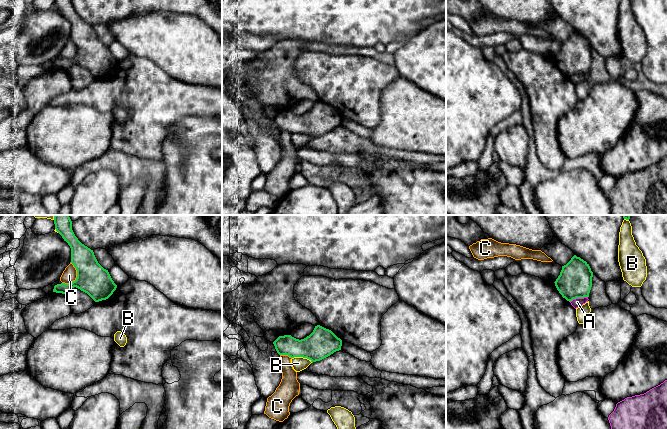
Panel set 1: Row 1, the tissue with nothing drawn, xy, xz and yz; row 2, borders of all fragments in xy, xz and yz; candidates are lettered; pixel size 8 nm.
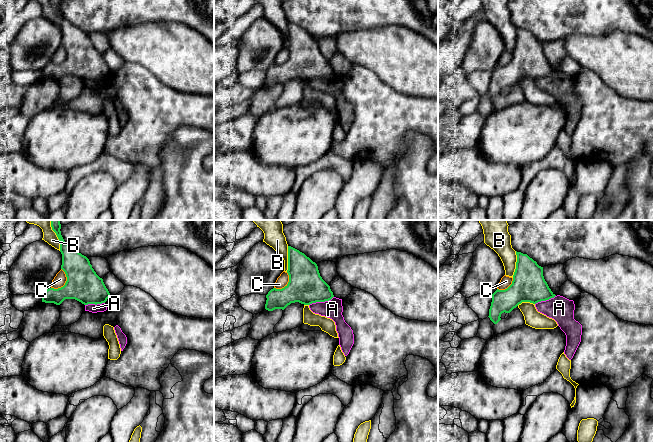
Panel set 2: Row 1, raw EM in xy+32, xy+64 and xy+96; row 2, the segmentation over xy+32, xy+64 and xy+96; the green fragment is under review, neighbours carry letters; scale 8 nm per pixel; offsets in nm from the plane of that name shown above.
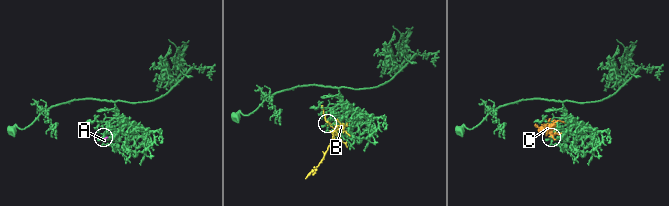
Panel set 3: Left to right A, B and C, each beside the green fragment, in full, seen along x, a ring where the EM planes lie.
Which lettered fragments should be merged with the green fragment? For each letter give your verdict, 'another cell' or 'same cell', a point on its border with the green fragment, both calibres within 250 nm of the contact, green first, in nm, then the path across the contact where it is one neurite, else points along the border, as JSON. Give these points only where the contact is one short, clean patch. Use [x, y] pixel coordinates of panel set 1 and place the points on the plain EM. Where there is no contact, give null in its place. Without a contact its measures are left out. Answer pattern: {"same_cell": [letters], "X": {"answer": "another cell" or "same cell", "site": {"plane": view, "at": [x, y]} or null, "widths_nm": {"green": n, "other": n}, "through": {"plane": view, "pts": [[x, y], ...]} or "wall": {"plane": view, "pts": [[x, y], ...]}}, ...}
{"same_cell": [], "A": {"answer": "another cell", "site": {"plane": "yz", "at": [578, 73]}, "widths_nm": {"green": 280, "other": 70}, "wall": {"plane": "yz", "pts": [[587, 72], [573, 74], [569, 77]]}}, "B": {"answer": "another cell", "site": {"plane": "xz", "at": [302, 132]}, "widths_nm": {"green": 240, "other": 110}}, "C": {"answer": "another cell", "site": {"plane": "xy", "at": [77, 52]}, "widths_nm": {"green": 240, "other": 120}}}

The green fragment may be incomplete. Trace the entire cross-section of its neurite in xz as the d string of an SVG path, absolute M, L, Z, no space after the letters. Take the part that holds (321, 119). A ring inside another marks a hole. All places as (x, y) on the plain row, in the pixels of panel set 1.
M317 101L304 115L284 111L279 112L273 120L279 131L288 131L291 134L303 133L313 139L341 126L342 116L331 106Z

